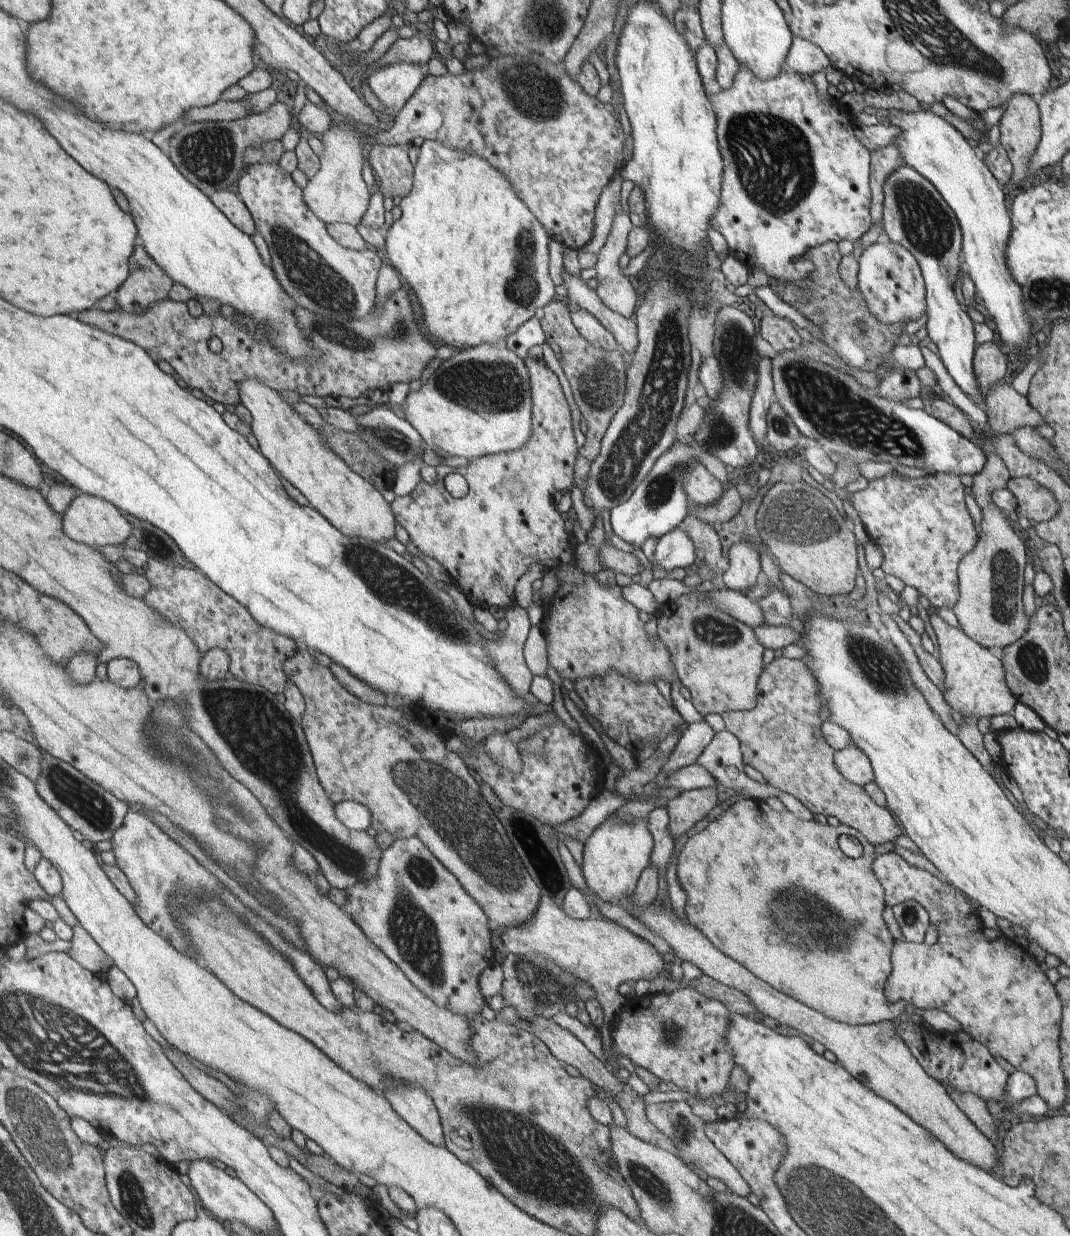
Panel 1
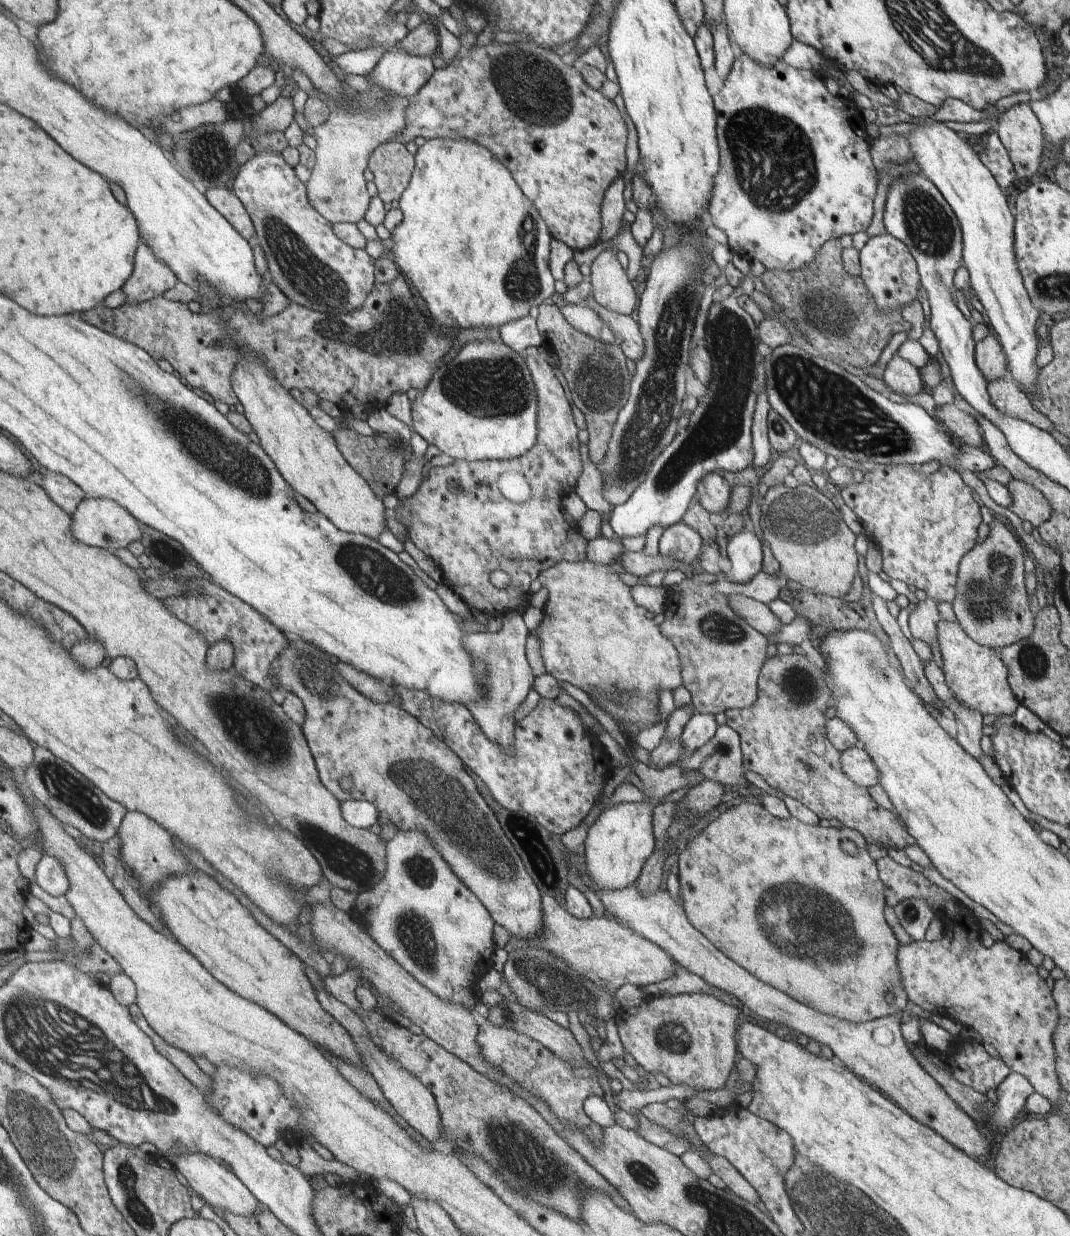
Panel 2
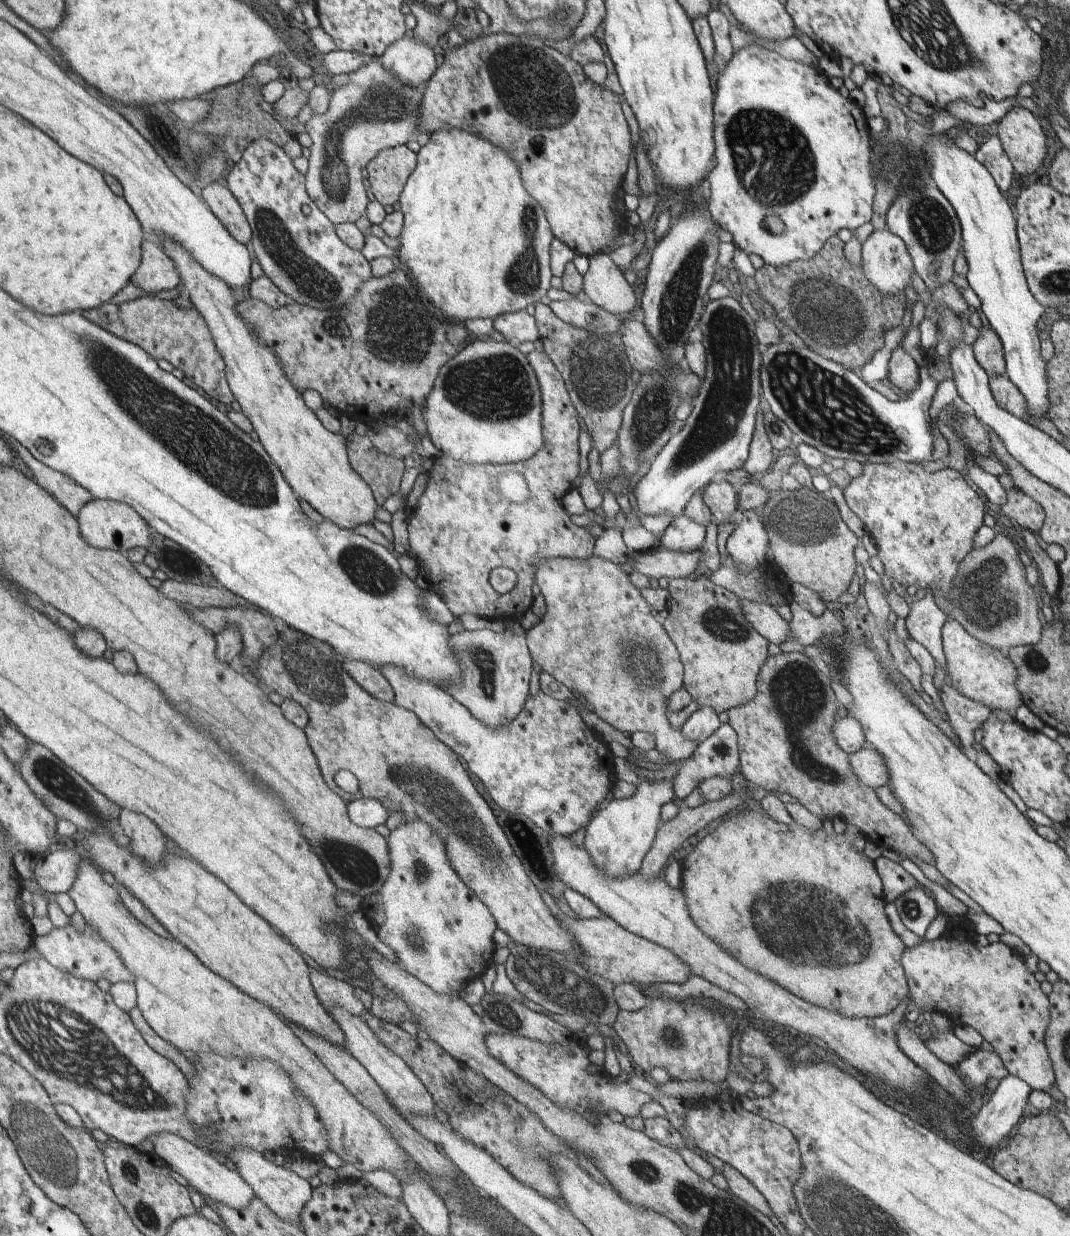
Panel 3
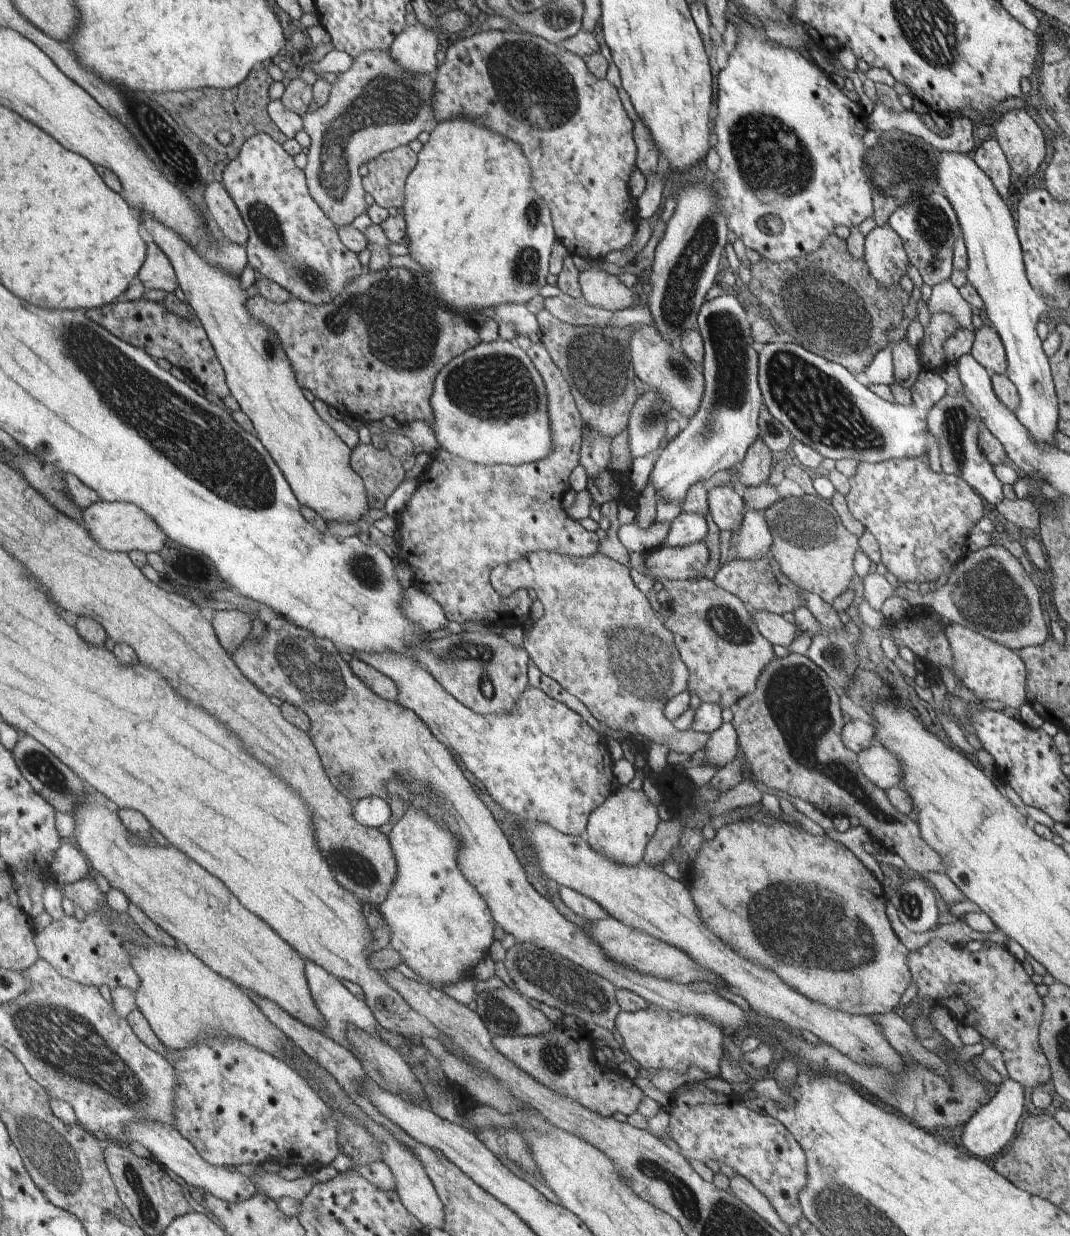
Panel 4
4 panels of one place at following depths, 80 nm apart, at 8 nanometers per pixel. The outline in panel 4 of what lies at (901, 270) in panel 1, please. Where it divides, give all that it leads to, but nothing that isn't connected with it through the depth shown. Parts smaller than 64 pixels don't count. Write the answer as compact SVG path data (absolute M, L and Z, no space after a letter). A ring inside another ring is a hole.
M886 223L884 226L875 227L865 236L864 264L869 268L870 276L884 288L891 288L892 284L898 284L902 276L907 275L909 258L903 245L903 240Z

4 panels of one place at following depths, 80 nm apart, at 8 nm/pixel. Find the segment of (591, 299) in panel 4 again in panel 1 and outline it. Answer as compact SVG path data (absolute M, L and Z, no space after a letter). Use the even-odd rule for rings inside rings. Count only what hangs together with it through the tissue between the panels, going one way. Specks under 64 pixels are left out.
M620 203L617 204L617 209L615 215L613 216L613 223L608 233L606 242L604 246L600 249L600 252L597 254L598 261L596 263L597 277L596 280L600 280L600 284L597 287L597 292L600 295L600 298L603 300L603 303L607 305L608 308L611 308L615 313L622 315L630 320L634 318L634 312L637 311L636 292L632 288L632 284L620 274L620 266L618 266L618 258L625 254L627 249L627 239L635 233L634 226L630 221L629 214L624 212L624 208Z

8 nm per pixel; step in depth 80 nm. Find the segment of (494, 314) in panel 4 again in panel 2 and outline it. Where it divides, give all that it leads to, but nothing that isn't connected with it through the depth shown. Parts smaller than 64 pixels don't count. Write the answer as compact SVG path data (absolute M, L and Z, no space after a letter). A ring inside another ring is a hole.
M529 314L511 320L499 326L499 340L502 340L508 347L516 353L522 354L523 351L530 346L540 346L544 344L544 340L537 327L537 319Z

